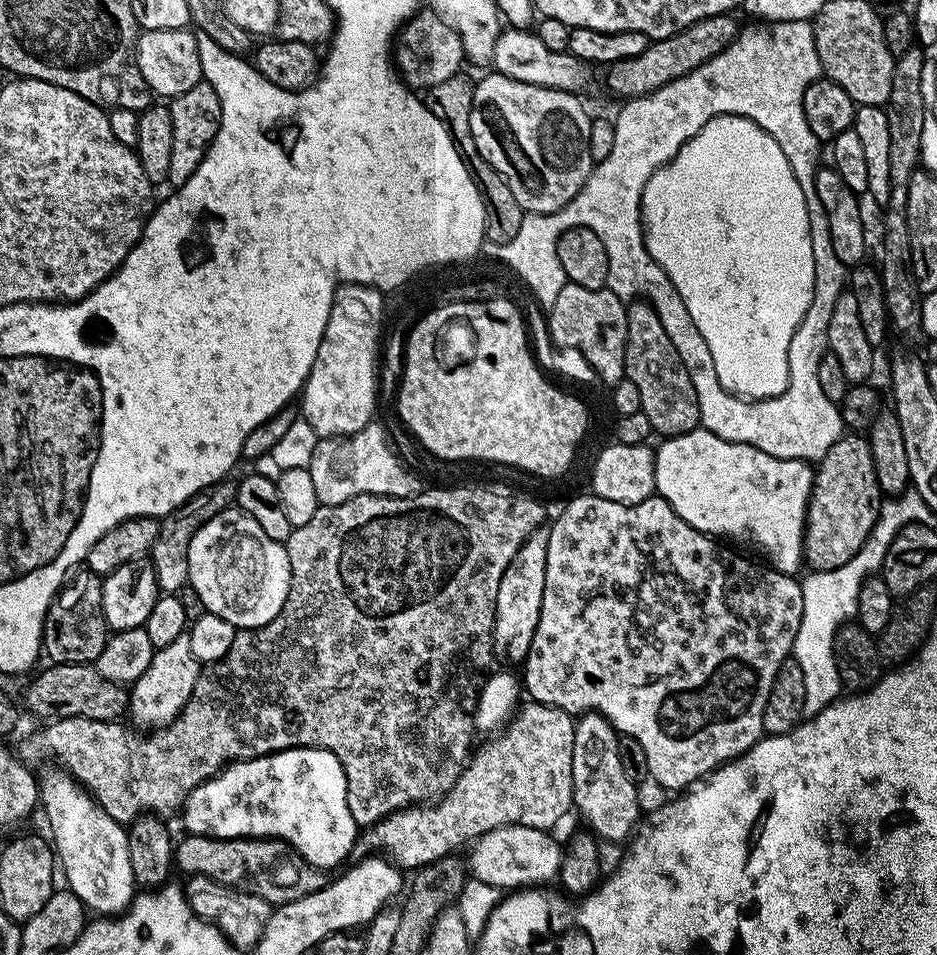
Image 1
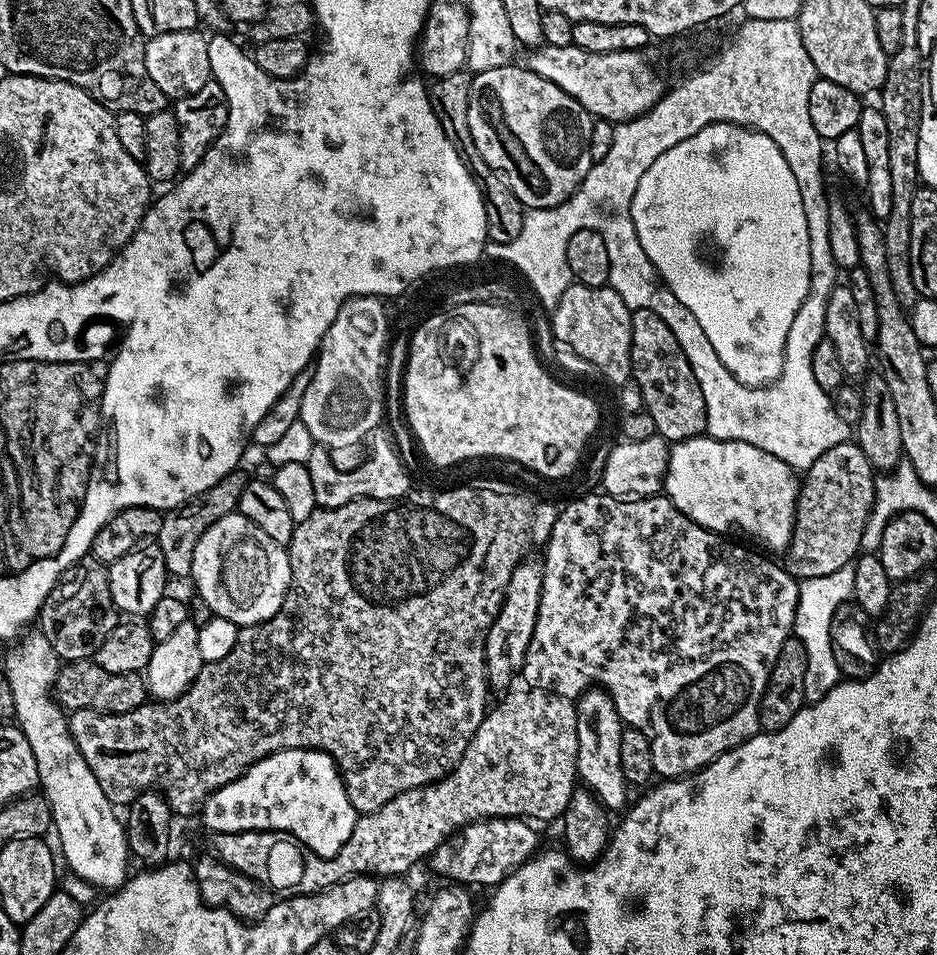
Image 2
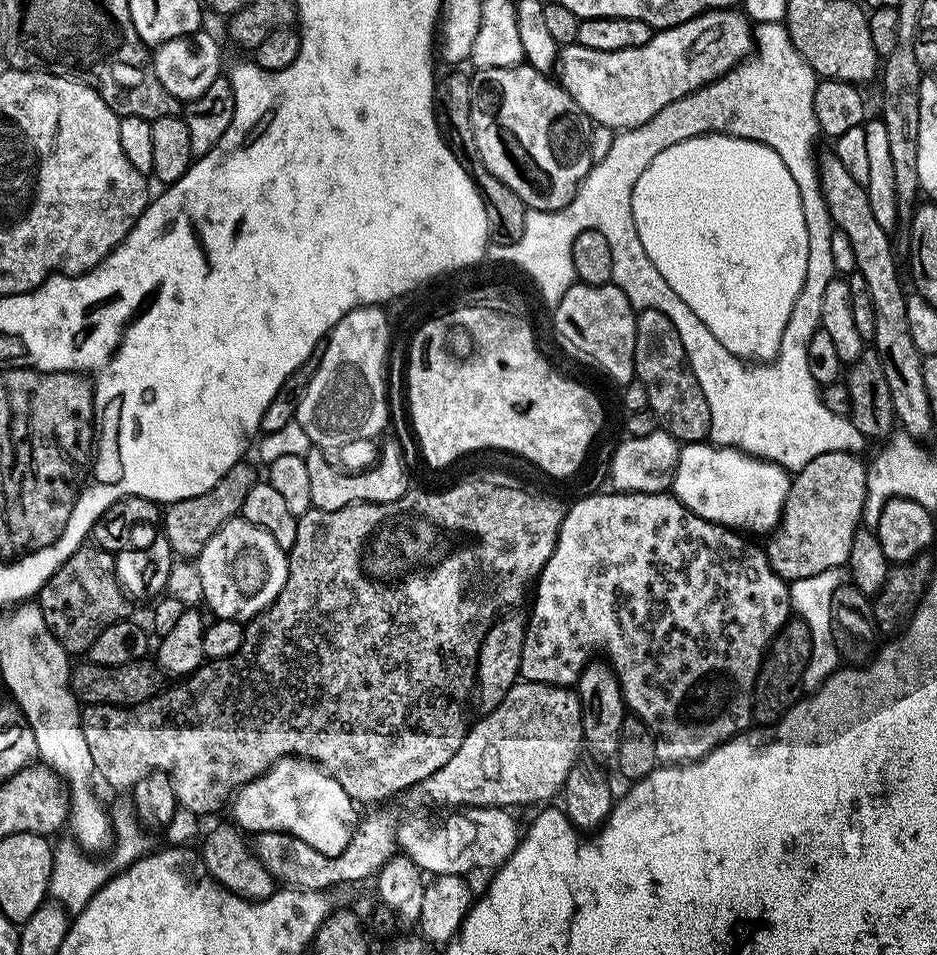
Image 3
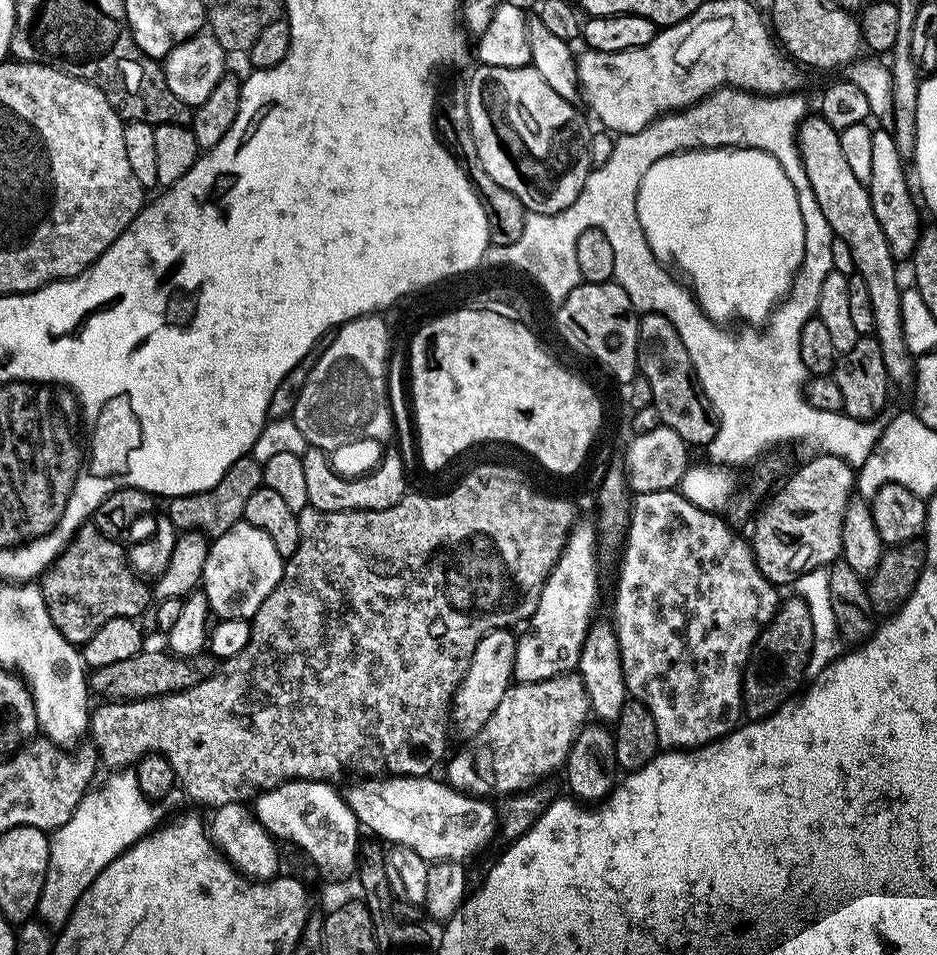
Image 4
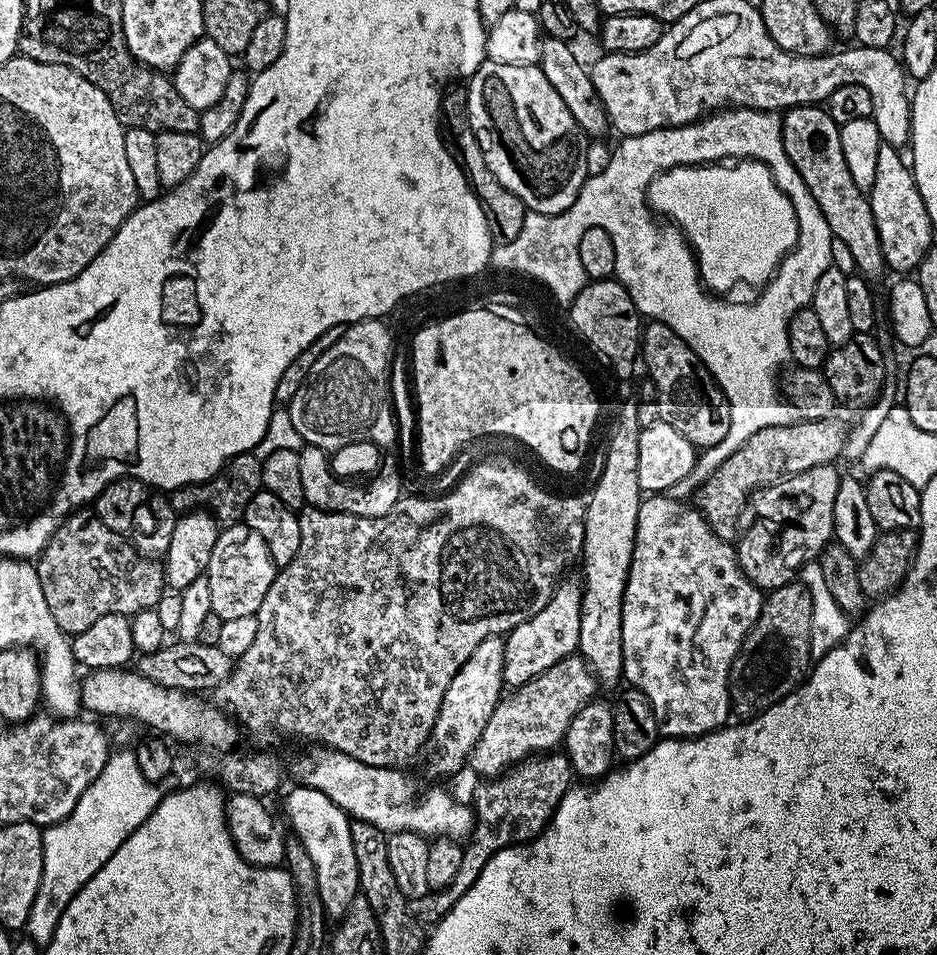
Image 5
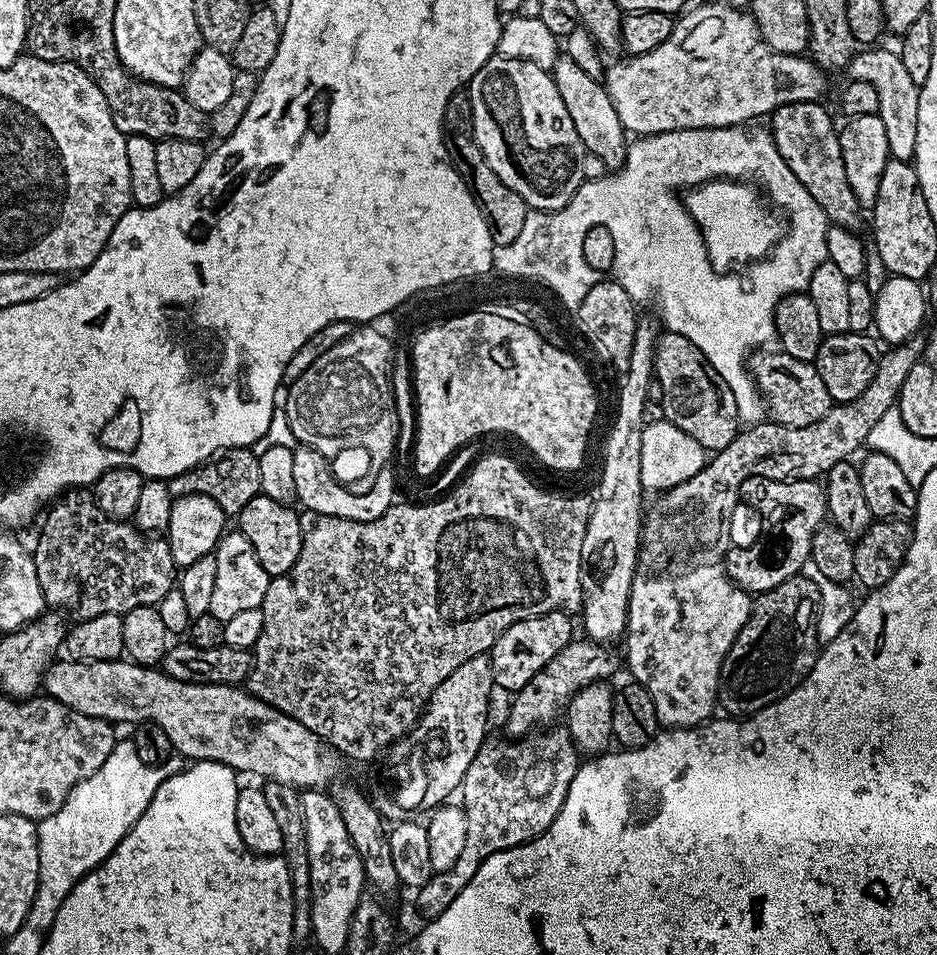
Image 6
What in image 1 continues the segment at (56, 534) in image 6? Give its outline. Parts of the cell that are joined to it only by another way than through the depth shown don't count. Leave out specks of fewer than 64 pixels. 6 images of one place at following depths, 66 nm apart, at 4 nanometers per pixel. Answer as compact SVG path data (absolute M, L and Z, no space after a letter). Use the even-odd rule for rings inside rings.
M87 570L80 571L71 577L72 584L70 580L61 587L44 619L42 652L45 657L49 656L52 664L95 665L98 654L102 654L102 646L106 646L110 635L102 610L101 577Z

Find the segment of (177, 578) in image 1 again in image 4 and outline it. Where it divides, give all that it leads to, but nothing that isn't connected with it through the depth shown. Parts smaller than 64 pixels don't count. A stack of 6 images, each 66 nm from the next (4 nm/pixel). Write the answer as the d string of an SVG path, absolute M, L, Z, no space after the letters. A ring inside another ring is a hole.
M249 455L238 458L226 474L222 474L222 482L218 486L210 486L210 490L202 490L185 496L174 496L167 501L166 515L176 530L181 533L197 532L207 538L215 538L226 534L230 526L241 523L244 520L246 501L254 490L262 487L264 482L264 466Z

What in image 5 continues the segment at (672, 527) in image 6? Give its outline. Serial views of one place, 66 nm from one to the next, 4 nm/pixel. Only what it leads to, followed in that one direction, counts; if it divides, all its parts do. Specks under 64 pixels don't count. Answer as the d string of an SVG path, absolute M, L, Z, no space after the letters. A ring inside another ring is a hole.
M837 418L827 420L805 420L791 424L779 424L758 430L746 443L714 474L710 474L707 480L699 485L700 504L698 511L704 516L704 520L718 534L718 538L732 542L737 539L736 523L740 520L740 511L744 503L749 503L750 497L757 490L775 484L777 480L783 480L786 476L793 476L799 472L810 470L814 466L832 464L836 459L841 459L846 439L846 424Z

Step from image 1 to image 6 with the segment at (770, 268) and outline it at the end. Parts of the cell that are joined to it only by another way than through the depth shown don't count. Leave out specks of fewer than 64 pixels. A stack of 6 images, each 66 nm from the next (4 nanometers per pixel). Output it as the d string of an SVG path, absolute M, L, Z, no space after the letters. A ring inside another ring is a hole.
M721 178L709 180L707 184L698 184L687 193L688 196L683 197L692 221L700 228L710 262L721 274L731 273L739 264L748 266L765 259L780 241L781 217L765 203L761 193L753 188L748 182L736 178Z

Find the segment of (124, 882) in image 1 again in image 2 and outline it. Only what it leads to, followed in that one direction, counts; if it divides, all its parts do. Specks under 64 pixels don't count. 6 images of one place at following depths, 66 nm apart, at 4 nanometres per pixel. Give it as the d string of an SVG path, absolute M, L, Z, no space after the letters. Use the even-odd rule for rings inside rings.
M38 630L25 631L9 648L12 649L4 656L2 675L8 680L10 690L13 691L16 707L15 723L22 730L22 734L26 734L26 742L30 742L30 750L34 750L34 762L38 762L39 787L48 802L48 809L52 812L54 833L56 832L57 838L60 839L59 855L62 860L64 855L69 868L67 871L71 875L78 877L79 880L85 880L93 888L97 890L120 888L130 875L126 824L121 817L120 820L116 817L117 809L106 798L102 786L98 786L98 778L90 770L90 766L86 766L86 760L82 758L68 729L68 716L65 709L61 708L54 699L52 691L62 663L61 658L54 650L54 646L50 646L50 642L46 642L46 638Z

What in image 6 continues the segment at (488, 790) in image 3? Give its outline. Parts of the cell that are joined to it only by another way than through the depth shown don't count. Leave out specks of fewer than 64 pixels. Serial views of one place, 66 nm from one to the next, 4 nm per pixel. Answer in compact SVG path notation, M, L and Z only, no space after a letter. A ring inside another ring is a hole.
M587 638L573 639L562 650L558 650L558 654L554 654L554 658L550 658L550 662L546 662L546 666L542 666L542 670L538 670L538 674L534 674L530 682L526 682L521 692L511 697L507 735L512 738L524 738L533 730L551 725L551 720L559 712L561 715L567 709L575 692L591 684L607 681L607 676L612 676L616 672L616 660L608 651L607 647Z

